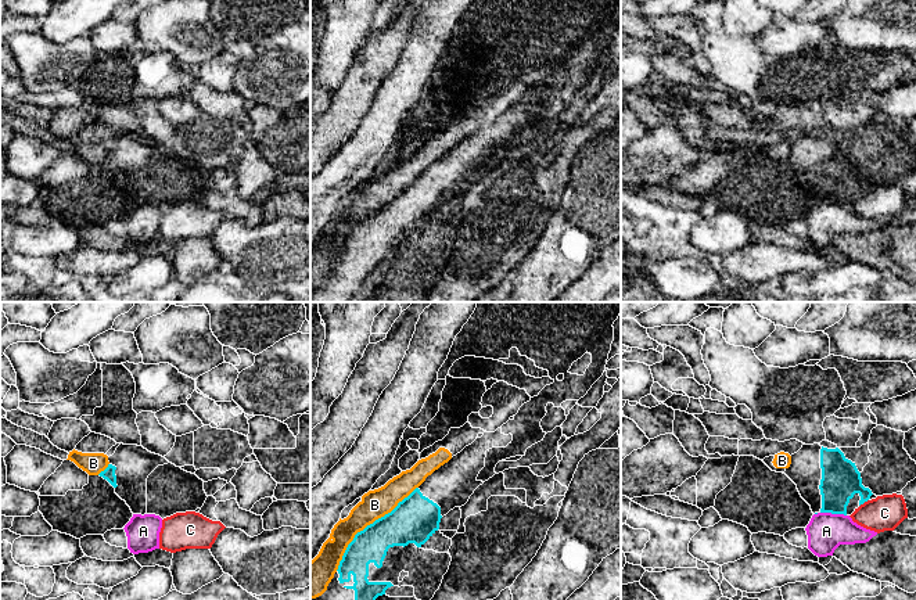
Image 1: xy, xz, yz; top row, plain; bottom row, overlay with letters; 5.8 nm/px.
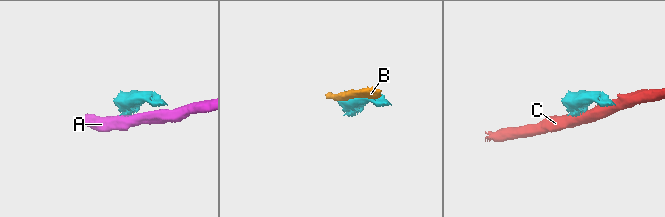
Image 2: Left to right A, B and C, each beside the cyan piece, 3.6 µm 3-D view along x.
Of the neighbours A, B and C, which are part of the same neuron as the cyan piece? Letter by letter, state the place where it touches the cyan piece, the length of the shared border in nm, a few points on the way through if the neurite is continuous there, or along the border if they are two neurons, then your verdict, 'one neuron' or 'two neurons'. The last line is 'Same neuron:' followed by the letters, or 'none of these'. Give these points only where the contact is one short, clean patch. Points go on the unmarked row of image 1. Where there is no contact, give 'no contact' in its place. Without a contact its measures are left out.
A: contact yz (833, 203); length 150 nm; border yz (821, 201), (843, 203), (846, 205); two neurons
B: contact xz (370, 214); length 700 nm; two neurons
C: contact yz (864, 191); length 70 nm; two neurons
Same neuron: none of these

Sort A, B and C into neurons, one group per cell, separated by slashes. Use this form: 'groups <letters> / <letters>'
groups A / B / C

